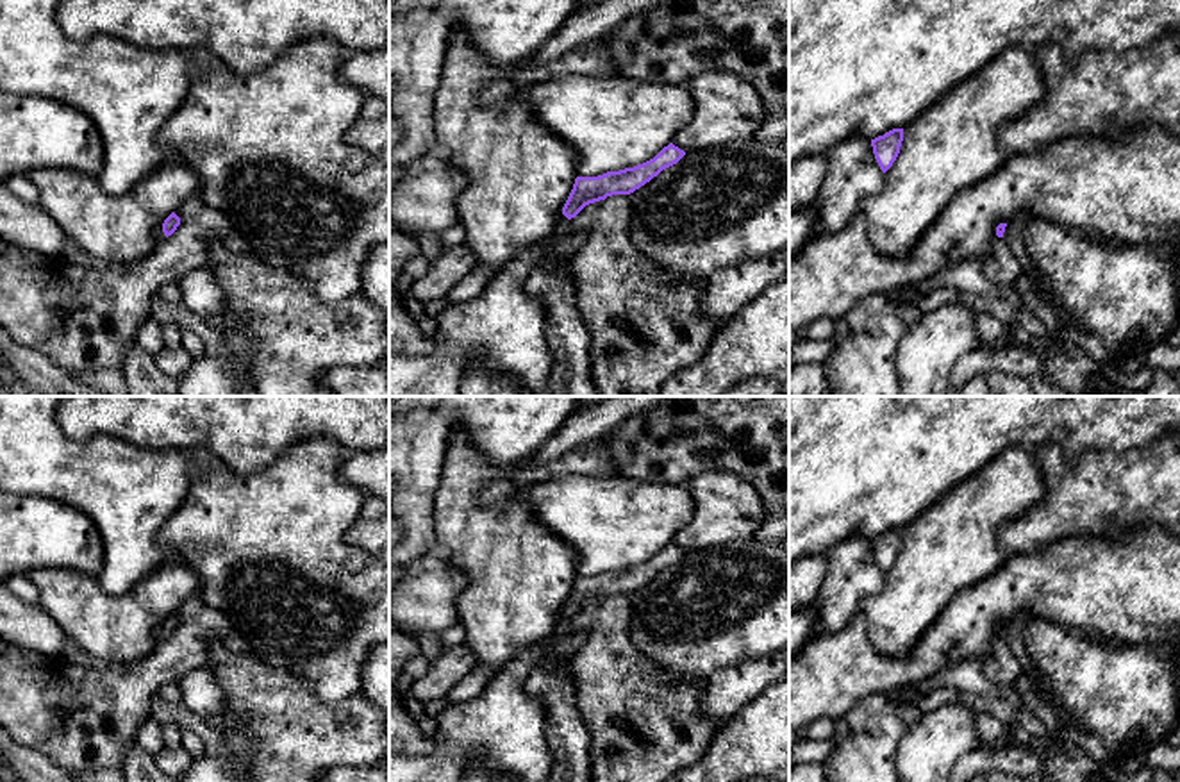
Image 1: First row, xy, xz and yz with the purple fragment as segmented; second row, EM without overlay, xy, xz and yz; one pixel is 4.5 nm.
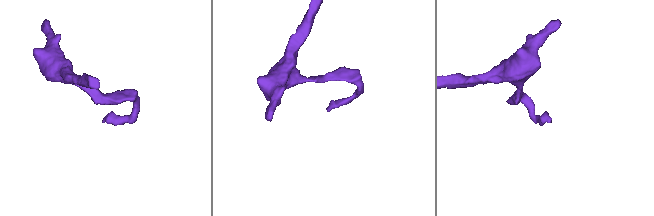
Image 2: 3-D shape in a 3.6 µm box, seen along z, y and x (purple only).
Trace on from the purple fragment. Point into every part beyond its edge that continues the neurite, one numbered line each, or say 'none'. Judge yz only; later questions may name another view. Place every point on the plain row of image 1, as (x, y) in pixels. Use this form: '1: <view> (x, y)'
1: yz (1014, 632)

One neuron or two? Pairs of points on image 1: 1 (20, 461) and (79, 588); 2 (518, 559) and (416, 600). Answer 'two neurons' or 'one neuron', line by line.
1: two neurons
2: two neurons

